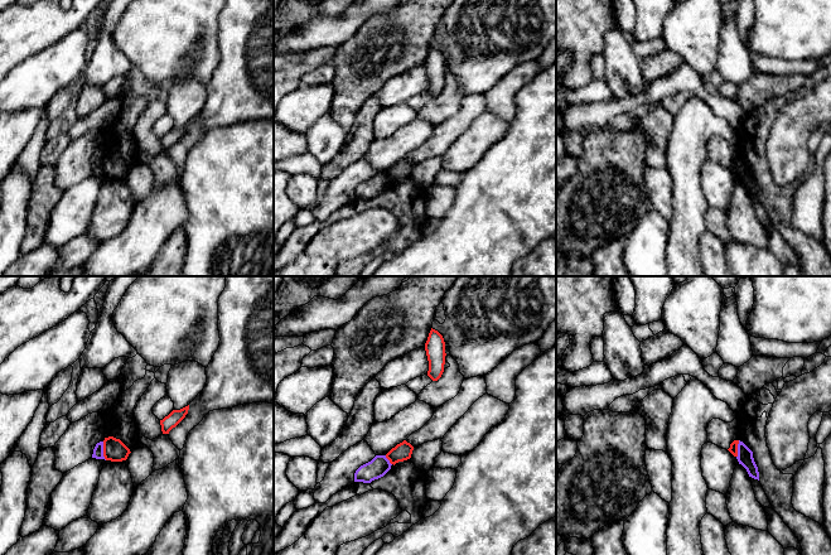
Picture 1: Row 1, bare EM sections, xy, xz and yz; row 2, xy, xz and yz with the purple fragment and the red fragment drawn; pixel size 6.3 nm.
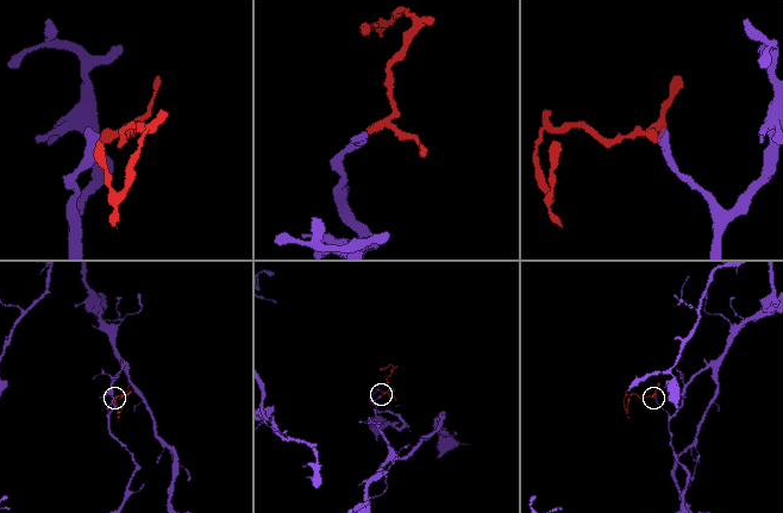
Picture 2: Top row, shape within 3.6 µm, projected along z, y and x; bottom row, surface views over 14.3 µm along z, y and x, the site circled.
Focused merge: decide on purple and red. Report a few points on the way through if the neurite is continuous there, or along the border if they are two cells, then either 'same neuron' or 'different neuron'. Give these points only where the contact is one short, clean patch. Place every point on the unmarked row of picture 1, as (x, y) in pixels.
border along xy (102, 159), (102, 173), (106, 177); different neuron

